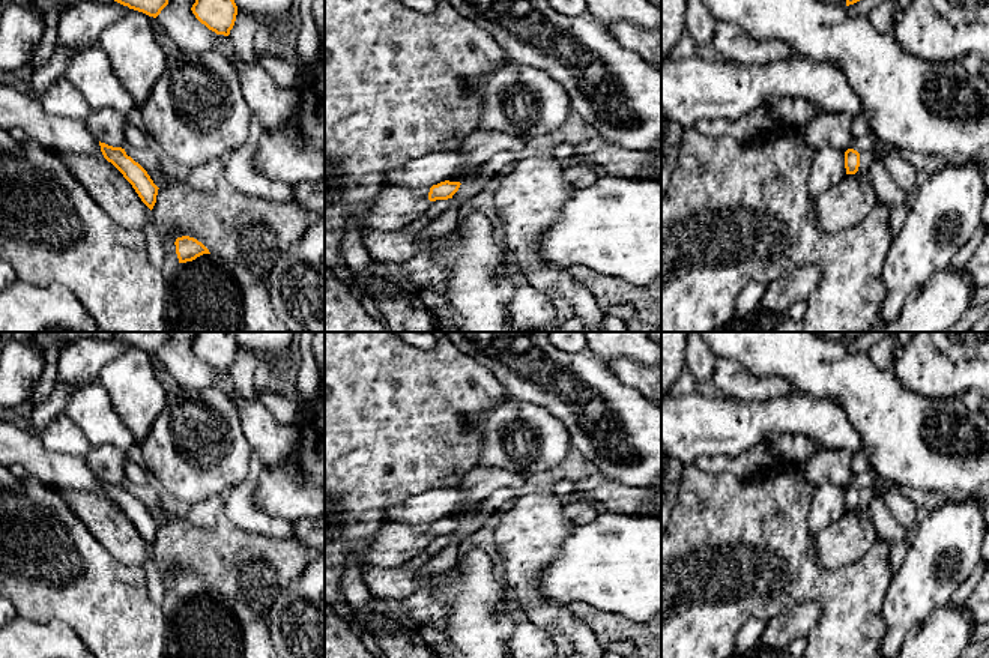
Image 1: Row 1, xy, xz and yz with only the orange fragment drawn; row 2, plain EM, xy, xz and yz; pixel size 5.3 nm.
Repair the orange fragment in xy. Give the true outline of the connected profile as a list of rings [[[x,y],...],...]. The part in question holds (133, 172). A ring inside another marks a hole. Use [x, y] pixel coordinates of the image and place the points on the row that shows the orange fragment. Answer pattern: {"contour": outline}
{"contour": [[[101,141],[99,146],[104,158],[123,174],[141,201],[152,210],[156,203],[159,188],[153,183],[147,171],[131,156],[128,156],[125,149],[113,147]]]}

